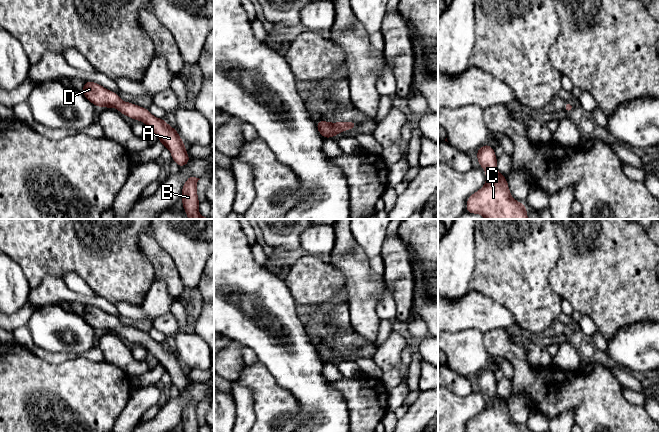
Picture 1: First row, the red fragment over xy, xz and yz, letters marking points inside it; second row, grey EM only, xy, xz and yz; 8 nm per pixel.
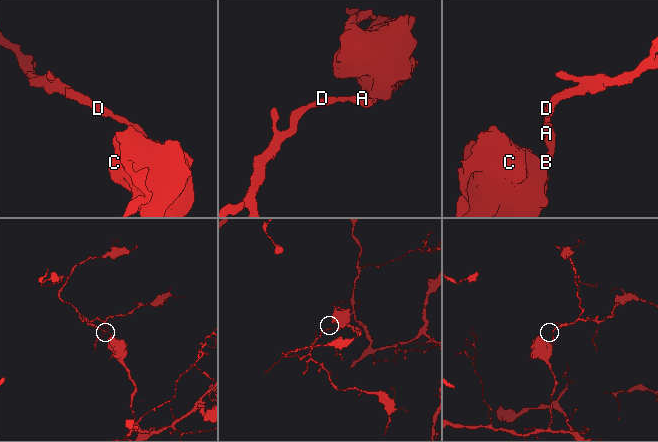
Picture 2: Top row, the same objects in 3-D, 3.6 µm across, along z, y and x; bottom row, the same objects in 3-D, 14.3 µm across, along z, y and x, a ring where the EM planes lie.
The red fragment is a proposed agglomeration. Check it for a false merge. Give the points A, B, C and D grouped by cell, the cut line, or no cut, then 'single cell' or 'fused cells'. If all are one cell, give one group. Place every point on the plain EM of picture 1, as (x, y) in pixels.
groups A B C D; cut none; single cell

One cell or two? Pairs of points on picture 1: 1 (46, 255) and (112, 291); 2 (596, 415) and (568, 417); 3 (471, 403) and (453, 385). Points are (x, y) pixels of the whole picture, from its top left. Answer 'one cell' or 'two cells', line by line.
1: one cell
2: two cells
3: two cells

